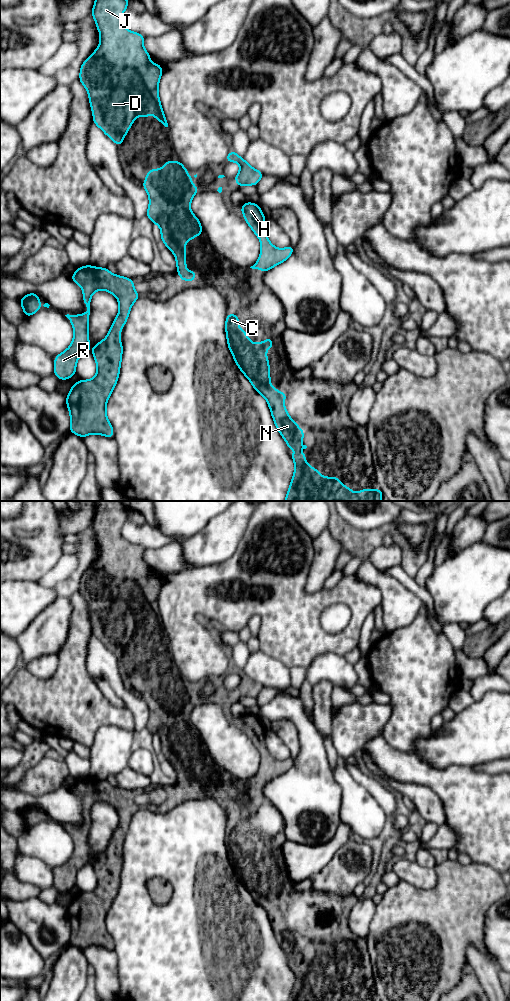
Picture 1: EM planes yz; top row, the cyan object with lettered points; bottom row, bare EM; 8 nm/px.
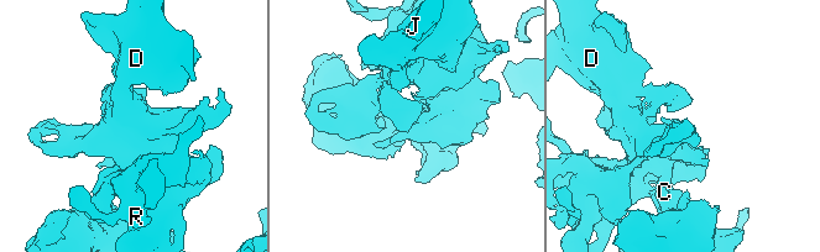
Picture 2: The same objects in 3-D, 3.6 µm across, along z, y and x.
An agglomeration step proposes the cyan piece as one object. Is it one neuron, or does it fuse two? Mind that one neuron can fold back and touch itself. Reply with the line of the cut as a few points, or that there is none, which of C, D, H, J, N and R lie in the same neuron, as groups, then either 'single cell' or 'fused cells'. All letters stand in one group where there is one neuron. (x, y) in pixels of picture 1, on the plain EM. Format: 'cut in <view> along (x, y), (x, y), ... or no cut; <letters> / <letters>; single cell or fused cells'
no cut; C D H J N R; single cell

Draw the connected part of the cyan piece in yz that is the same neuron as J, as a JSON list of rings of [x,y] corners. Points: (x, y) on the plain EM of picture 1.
[[[120,501],[94,503],[96,513],[91,527],[100,544],[100,556],[81,577],[79,593],[88,603],[94,636],[120,659],[136,629],[143,627],[147,631],[151,619],[155,631],[168,639],[158,607],[163,583],[158,575],[150,575],[151,568],[143,558],[145,548],[126,541],[121,535],[128,510]]]

